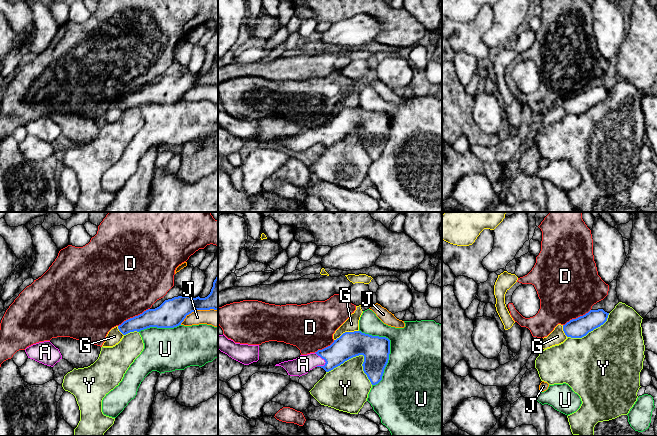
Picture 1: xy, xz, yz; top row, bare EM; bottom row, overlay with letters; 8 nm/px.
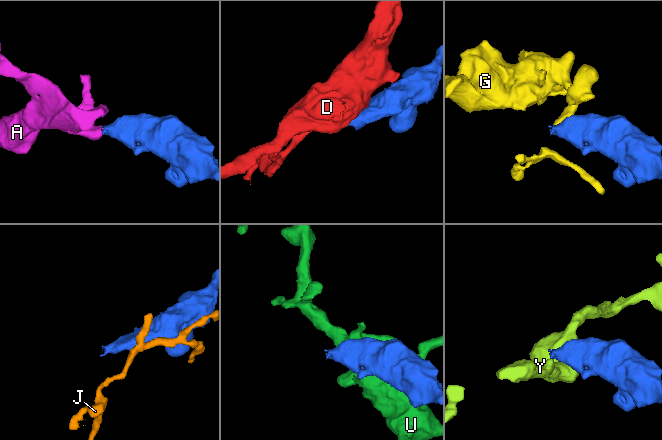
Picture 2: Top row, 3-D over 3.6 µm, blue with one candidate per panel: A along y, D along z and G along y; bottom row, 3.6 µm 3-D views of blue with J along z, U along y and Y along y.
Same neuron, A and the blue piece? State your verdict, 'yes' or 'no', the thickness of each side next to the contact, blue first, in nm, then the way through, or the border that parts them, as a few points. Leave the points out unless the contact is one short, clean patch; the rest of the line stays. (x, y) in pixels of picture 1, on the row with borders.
yes; calibres 200 and 150 nm; way xz (350, 344), (333, 356), (323, 358), (314, 359), (303, 364)

